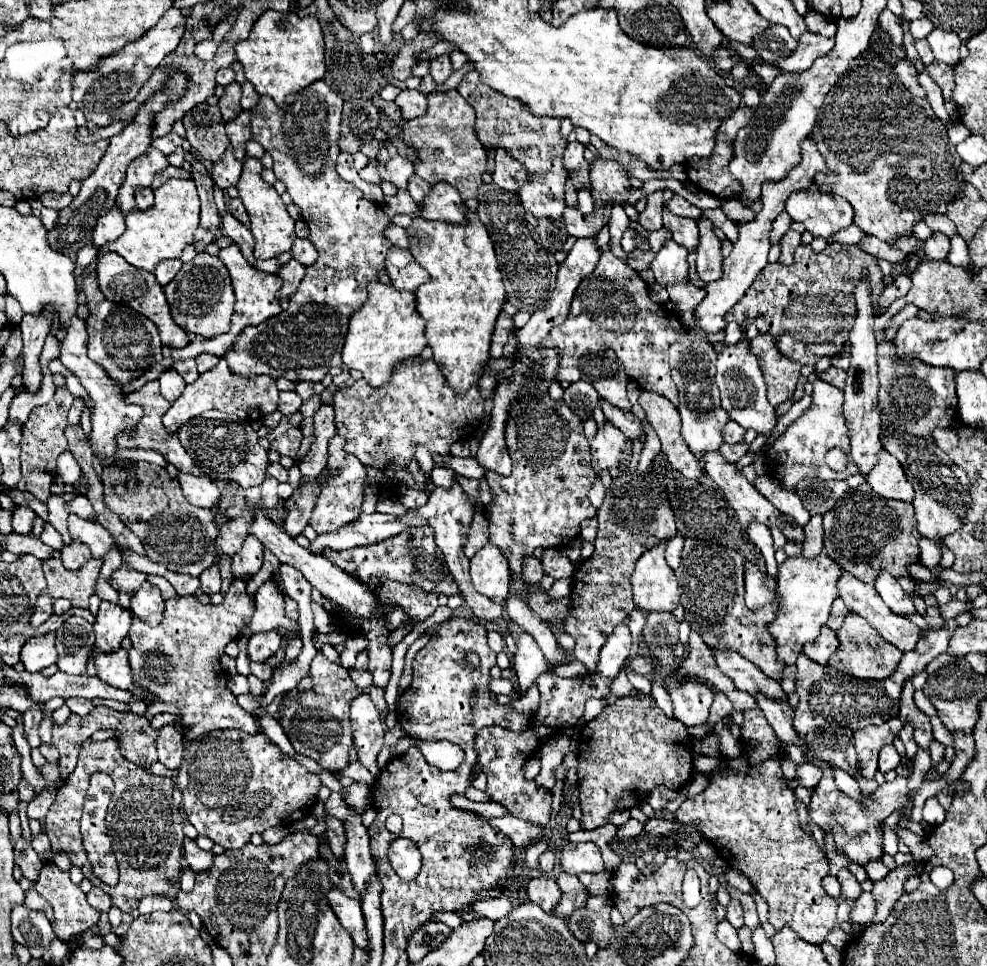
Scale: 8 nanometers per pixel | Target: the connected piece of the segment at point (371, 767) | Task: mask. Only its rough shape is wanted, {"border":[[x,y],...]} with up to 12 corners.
{"border":[[370,695],[352,701],[358,761],[376,777],[384,731]]}

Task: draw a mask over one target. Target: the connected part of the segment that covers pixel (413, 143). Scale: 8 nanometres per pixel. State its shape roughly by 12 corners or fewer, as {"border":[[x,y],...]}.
{"border":[[458,91],[404,123],[416,175],[478,197],[486,149]]}

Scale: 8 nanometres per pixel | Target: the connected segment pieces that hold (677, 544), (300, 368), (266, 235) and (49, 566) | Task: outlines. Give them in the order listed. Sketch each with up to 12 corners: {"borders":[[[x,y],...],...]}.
{"borders":[[[676,535],[666,545],[666,561],[672,569],[680,565],[684,537]],[[322,79],[252,139],[318,259],[290,307],[240,331],[240,377],[316,383],[392,247],[390,217],[340,179],[342,97]],[[244,157],[238,181],[250,215],[254,257],[290,251],[294,219],[262,175]],[[44,559],[46,589],[30,615],[32,627],[52,615],[58,597],[86,609],[104,559],[76,571]]]}

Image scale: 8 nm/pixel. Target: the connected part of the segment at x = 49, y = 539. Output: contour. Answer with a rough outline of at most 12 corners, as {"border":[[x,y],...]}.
{"border":[[44,525],[42,543],[52,549],[62,549],[62,535],[50,525]]}

